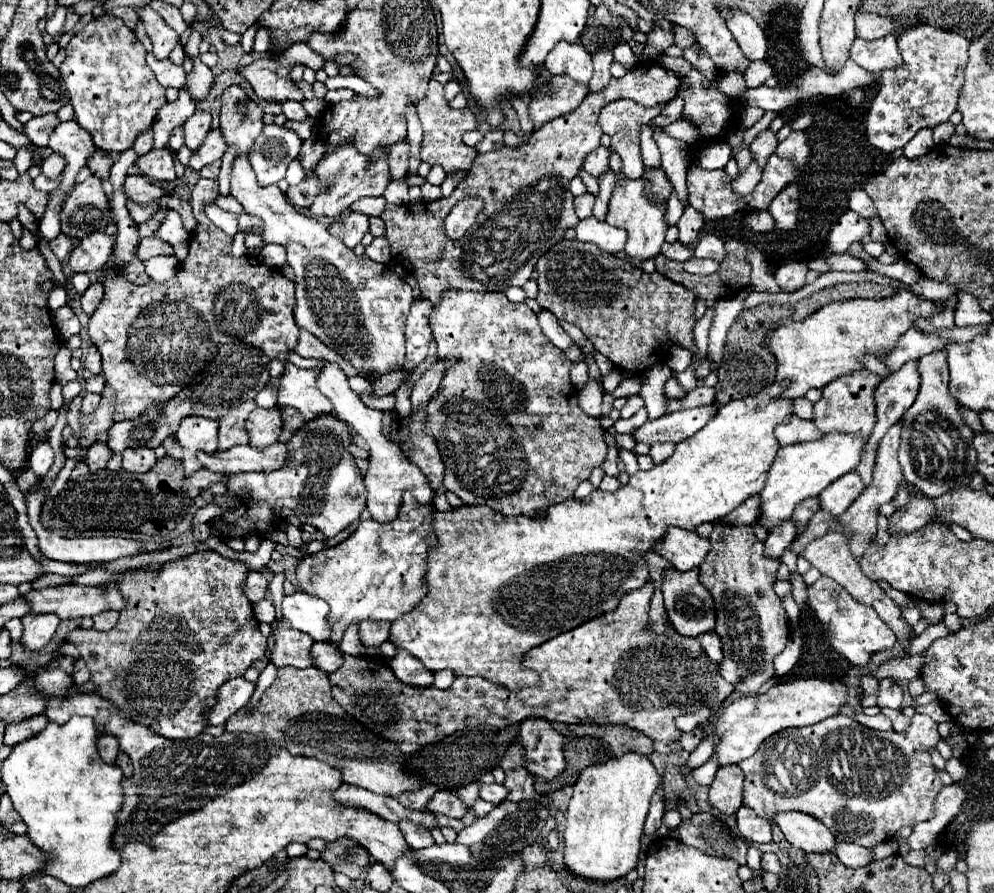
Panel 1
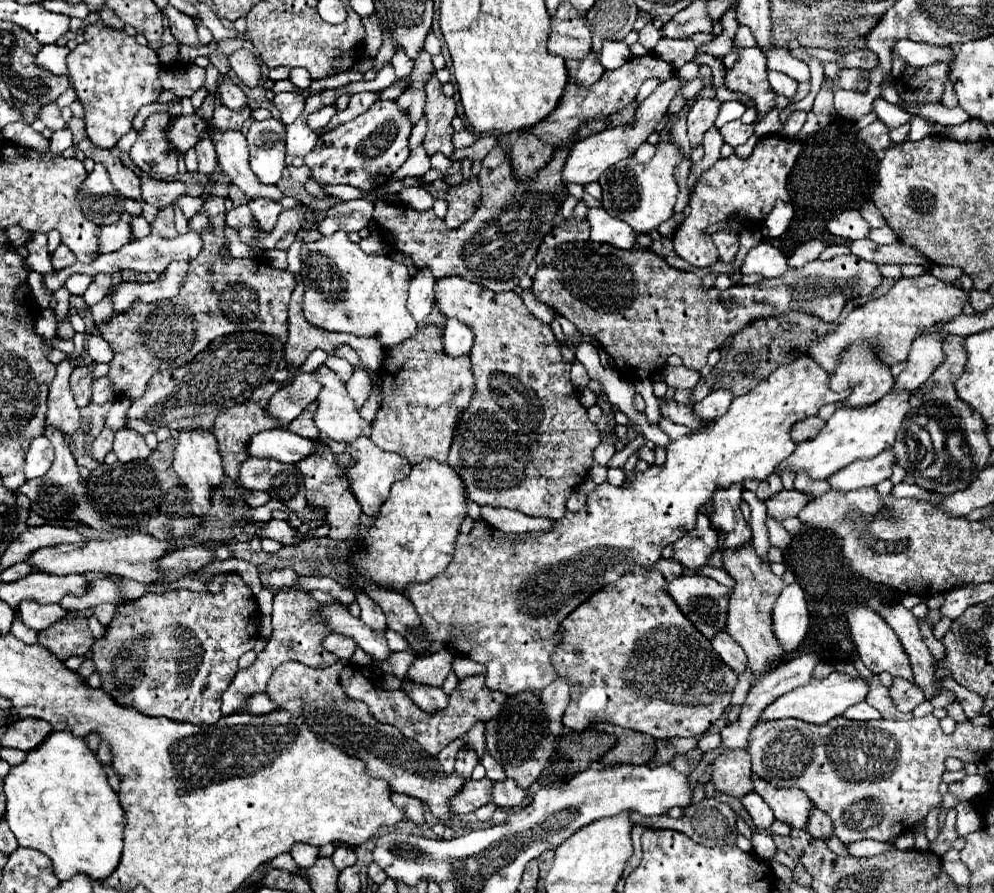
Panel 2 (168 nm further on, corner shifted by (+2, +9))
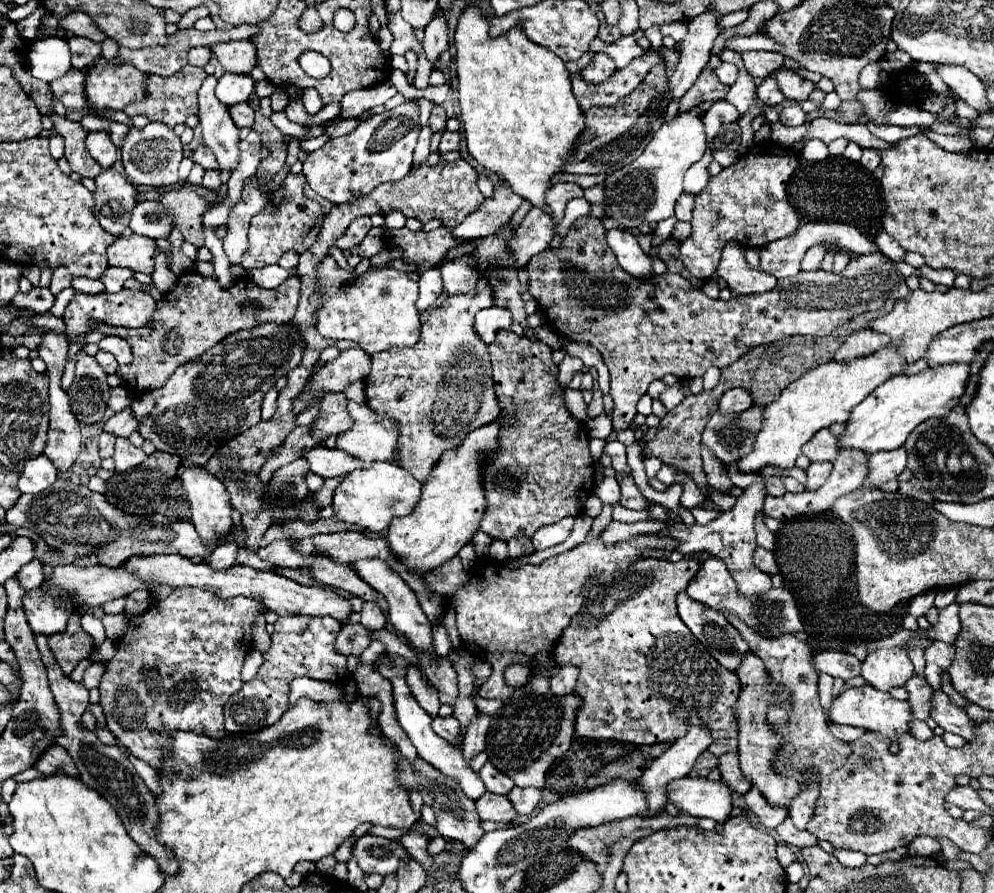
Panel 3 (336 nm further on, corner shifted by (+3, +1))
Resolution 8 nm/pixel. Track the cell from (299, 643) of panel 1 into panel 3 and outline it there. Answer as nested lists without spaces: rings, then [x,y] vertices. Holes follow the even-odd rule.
[[[291,615],[279,617],[275,623],[275,631],[271,635],[271,649],[263,655],[263,665],[257,675],[243,683],[241,691],[231,695],[225,703],[225,729],[229,733],[241,731],[261,731],[277,723],[277,719],[289,709],[287,691],[289,683],[295,677],[311,677],[321,681],[345,683],[349,679],[347,659],[335,653],[333,643],[341,623],[329,615],[325,617],[309,617],[309,615]]]

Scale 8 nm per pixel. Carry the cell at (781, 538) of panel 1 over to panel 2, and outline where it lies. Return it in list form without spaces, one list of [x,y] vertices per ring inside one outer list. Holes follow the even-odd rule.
[[[784,489],[778,495],[774,495],[774,499],[766,499],[764,503],[766,503],[768,515],[772,515],[776,521],[782,521],[786,517],[796,517],[808,501],[812,501],[808,495],[802,495],[796,489],[792,491]]]

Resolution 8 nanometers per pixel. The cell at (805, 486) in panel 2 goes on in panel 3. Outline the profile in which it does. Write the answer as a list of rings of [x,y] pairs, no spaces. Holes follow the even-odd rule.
[[[825,461],[825,463],[811,463],[807,473],[807,483],[805,483],[805,491],[817,491],[829,477],[829,471],[833,469],[833,463]]]

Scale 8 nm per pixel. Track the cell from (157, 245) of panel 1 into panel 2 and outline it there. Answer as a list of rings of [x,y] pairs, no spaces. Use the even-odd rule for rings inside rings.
[[[166,207],[158,213],[158,217],[152,223],[152,233],[160,235],[160,237],[176,237],[176,229],[174,229],[174,209]]]

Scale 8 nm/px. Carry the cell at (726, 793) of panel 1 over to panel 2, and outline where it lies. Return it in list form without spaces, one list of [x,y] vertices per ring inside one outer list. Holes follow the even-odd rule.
[[[746,749],[722,751],[712,763],[712,783],[720,793],[744,797],[752,791],[750,753]]]

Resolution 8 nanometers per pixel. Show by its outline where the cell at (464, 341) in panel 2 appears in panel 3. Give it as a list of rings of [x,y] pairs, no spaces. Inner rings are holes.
[[[487,307],[475,315],[475,333],[481,337],[481,341],[493,343],[495,333],[499,329],[509,329],[511,323],[513,323],[513,319],[511,319],[509,309]]]

